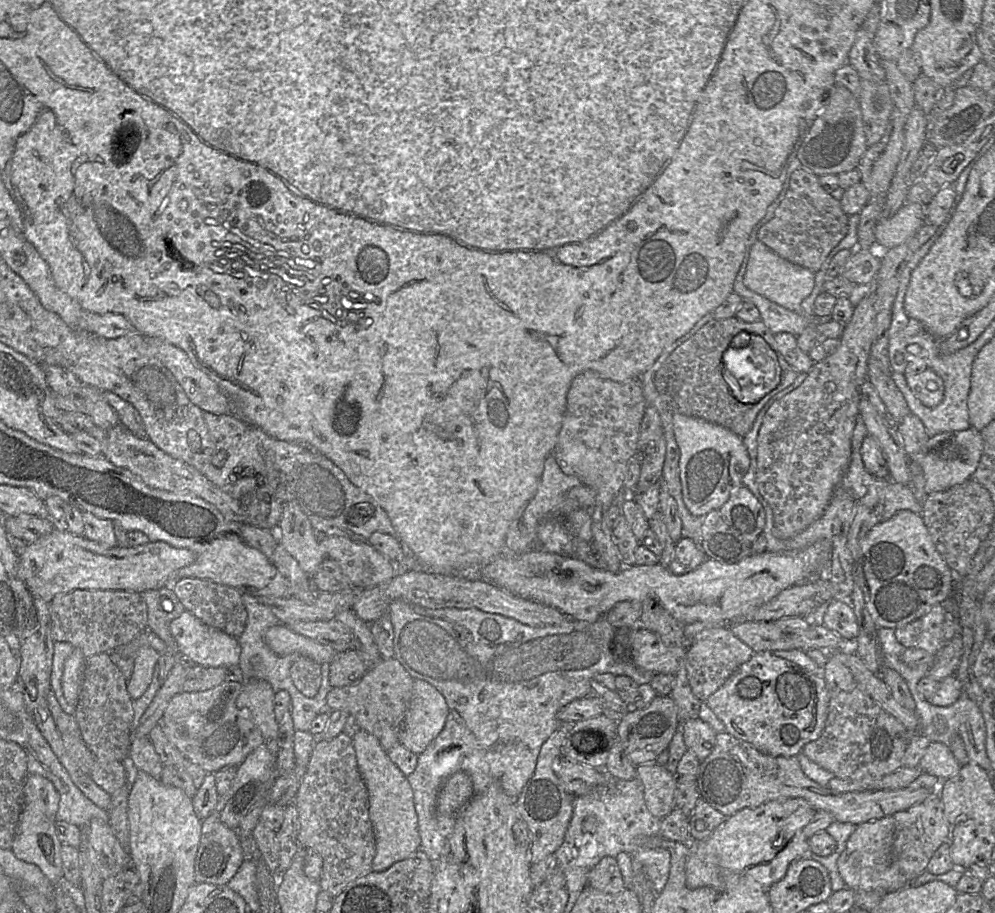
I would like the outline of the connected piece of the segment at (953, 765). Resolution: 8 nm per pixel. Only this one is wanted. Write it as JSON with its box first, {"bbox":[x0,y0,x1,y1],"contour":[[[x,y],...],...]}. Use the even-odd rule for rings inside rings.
{"bbox":[918,742,962,781],"contour":[[[940,742],[930,743],[918,766],[924,773],[935,776],[940,781],[956,775],[962,767],[950,747]]]}

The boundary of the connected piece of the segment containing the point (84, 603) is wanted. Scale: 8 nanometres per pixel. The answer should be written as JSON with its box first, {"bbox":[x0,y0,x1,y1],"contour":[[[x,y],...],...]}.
{"bbox":[48,589,148,658],"contour":[[[75,589],[56,595],[48,608],[52,639],[81,649],[86,658],[129,643],[148,625],[147,605],[134,591]]]}

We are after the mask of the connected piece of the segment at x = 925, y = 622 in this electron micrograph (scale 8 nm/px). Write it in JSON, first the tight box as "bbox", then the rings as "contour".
{"bbox":[895,604,945,655],"contour":[[[938,604],[924,616],[896,629],[895,637],[906,649],[919,648],[936,655],[945,644],[945,621],[945,609],[942,604]]]}

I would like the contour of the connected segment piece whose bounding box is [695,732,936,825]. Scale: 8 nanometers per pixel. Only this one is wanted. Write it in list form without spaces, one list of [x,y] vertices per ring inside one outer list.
[[[727,732],[716,734],[711,754],[700,762],[695,780],[700,799],[726,817],[743,808],[757,807],[772,800],[801,798],[815,811],[828,812],[835,821],[854,825],[893,816],[921,804],[936,792],[935,789],[923,787],[836,793],[808,778],[802,771],[797,756],[767,755]]]

